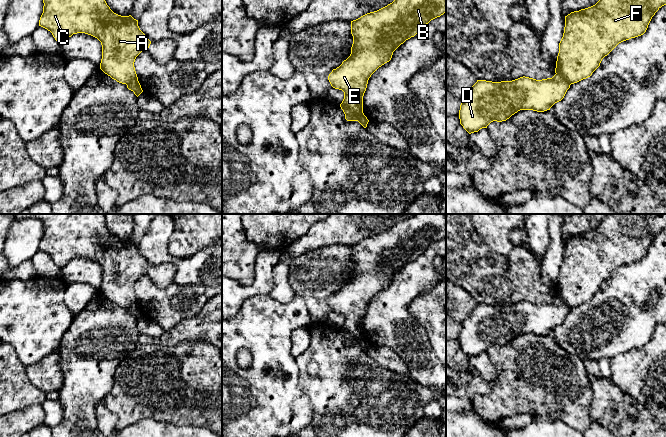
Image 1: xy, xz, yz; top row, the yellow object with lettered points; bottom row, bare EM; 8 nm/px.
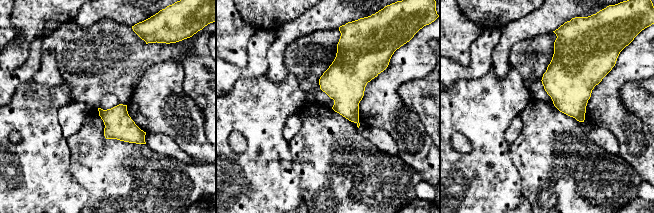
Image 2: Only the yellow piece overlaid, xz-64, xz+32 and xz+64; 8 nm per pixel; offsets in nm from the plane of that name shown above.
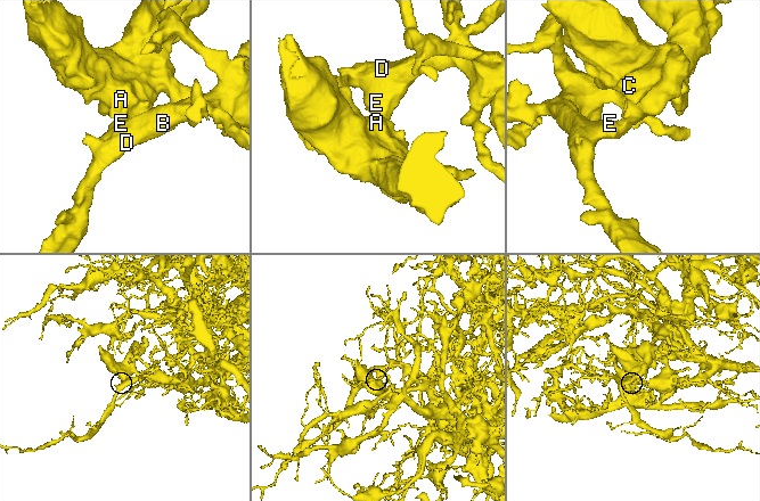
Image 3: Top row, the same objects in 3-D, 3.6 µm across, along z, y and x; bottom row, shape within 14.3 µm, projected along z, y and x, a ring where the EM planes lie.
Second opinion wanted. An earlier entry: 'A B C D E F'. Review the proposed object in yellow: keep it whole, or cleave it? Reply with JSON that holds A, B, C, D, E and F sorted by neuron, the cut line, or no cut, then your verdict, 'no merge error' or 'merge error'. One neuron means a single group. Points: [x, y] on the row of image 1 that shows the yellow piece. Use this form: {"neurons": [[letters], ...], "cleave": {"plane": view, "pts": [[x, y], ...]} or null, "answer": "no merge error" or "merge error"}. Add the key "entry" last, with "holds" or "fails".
{"neurons": [["A", "C", "F"], ["B", "D", "E"]], "cleave": {"plane": "xz", "pts": [[341, 103], [358, 113], [363, 113]]}, "answer": "merge error", "entry": "fails"}

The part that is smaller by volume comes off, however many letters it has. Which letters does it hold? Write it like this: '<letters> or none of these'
A, C, F

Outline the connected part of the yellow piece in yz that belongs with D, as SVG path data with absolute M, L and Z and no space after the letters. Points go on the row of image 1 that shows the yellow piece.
M558 74L542 80L525 76L501 82L477 80L463 97L460 124L471 134L493 121L506 121L520 110L550 110L564 98L570 85Z

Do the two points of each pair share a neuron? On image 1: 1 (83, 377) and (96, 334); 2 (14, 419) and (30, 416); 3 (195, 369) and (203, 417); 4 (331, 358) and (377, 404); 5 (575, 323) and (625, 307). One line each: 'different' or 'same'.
1: same
2: same
3: same
4: same
5: same

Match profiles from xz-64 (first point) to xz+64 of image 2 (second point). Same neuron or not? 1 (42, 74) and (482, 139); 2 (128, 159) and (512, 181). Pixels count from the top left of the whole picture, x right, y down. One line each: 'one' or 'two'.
1: two
2: two

